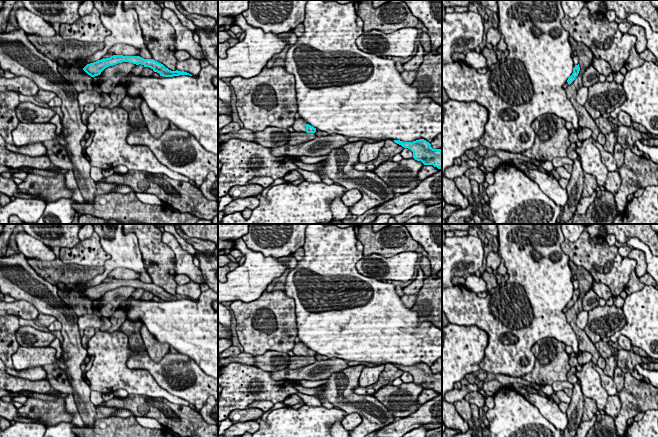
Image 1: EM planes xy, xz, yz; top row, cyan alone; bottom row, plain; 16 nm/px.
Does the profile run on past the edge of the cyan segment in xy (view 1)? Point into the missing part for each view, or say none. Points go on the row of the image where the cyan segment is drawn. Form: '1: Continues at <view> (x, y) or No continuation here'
1: No continuation here

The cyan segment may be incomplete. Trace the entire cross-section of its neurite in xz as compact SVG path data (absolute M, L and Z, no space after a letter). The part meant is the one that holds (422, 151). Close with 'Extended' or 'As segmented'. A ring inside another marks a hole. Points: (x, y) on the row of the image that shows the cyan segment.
M419 139L413 142L394 140L394 142L410 149L415 160L421 161L424 165L433 165L438 169L442 169L442 150L433 149L431 144L426 140Z. As segmented

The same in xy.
M113 55L110 58L103 58L101 60L98 60L96 62L87 64L83 70L90 75L91 77L95 77L101 74L101 72L109 67L116 65L118 63L122 62L129 62L136 65L143 65L144 67L151 68L154 72L157 72L160 74L160 76L163 77L173 77L173 76L179 76L179 75L190 75L191 74L184 72L184 71L171 71L168 68L166 68L163 64L155 61L154 59L144 59L140 56L123 56L123 55Z. As segmented

